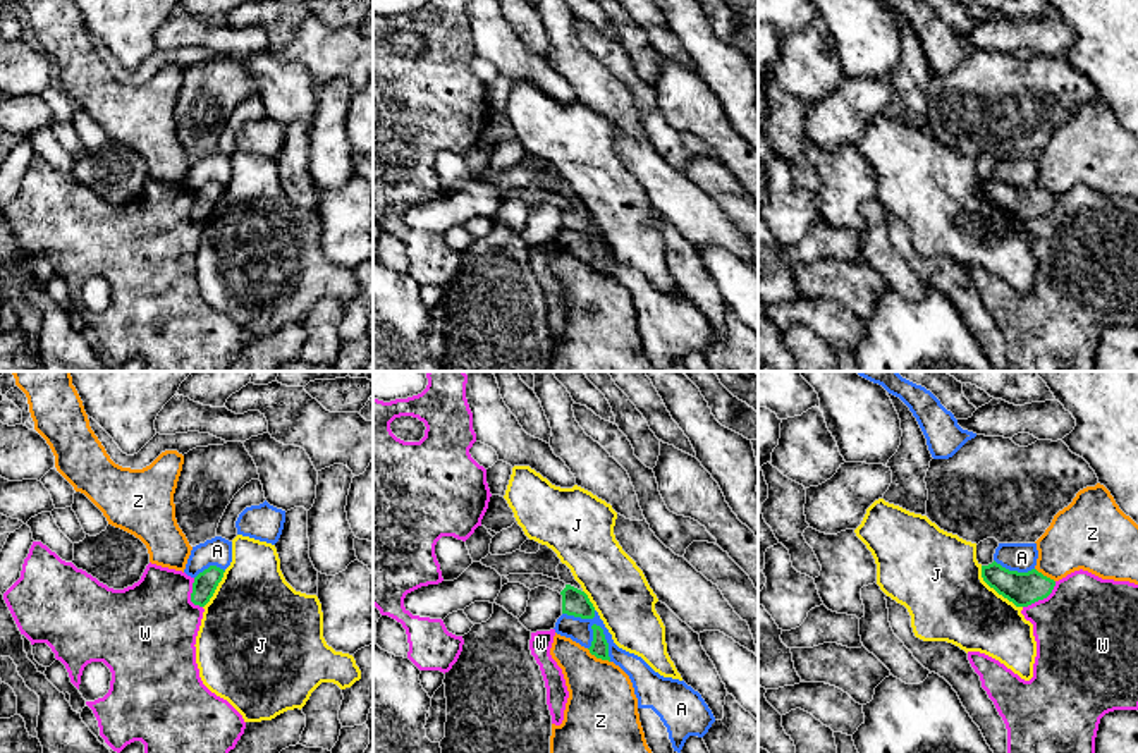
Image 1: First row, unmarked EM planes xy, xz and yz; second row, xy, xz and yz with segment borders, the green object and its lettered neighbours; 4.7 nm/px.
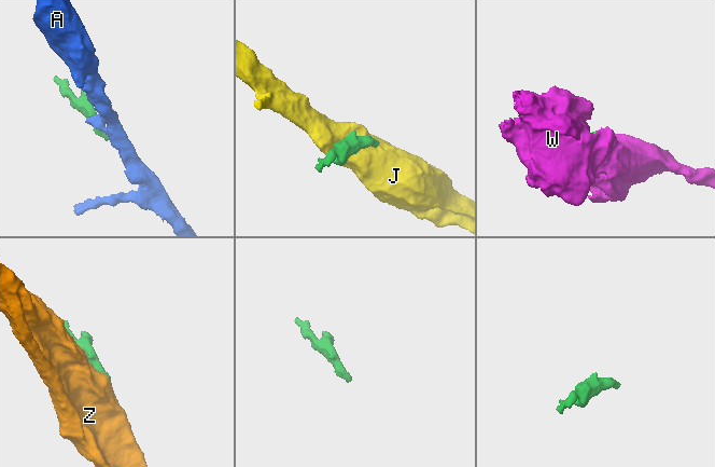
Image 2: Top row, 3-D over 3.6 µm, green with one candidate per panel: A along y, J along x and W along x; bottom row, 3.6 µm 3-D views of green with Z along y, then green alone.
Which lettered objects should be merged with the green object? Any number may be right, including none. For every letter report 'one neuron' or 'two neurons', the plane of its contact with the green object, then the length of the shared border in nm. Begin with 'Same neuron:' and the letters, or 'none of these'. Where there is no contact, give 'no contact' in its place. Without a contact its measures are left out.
Same neuron: none of these
A: two neurons | xz | 200 nm
J: two neurons | yz | 280 nm
W: two neurons | yz | 200 nm
Z: two neurons | xz | 130 nm

